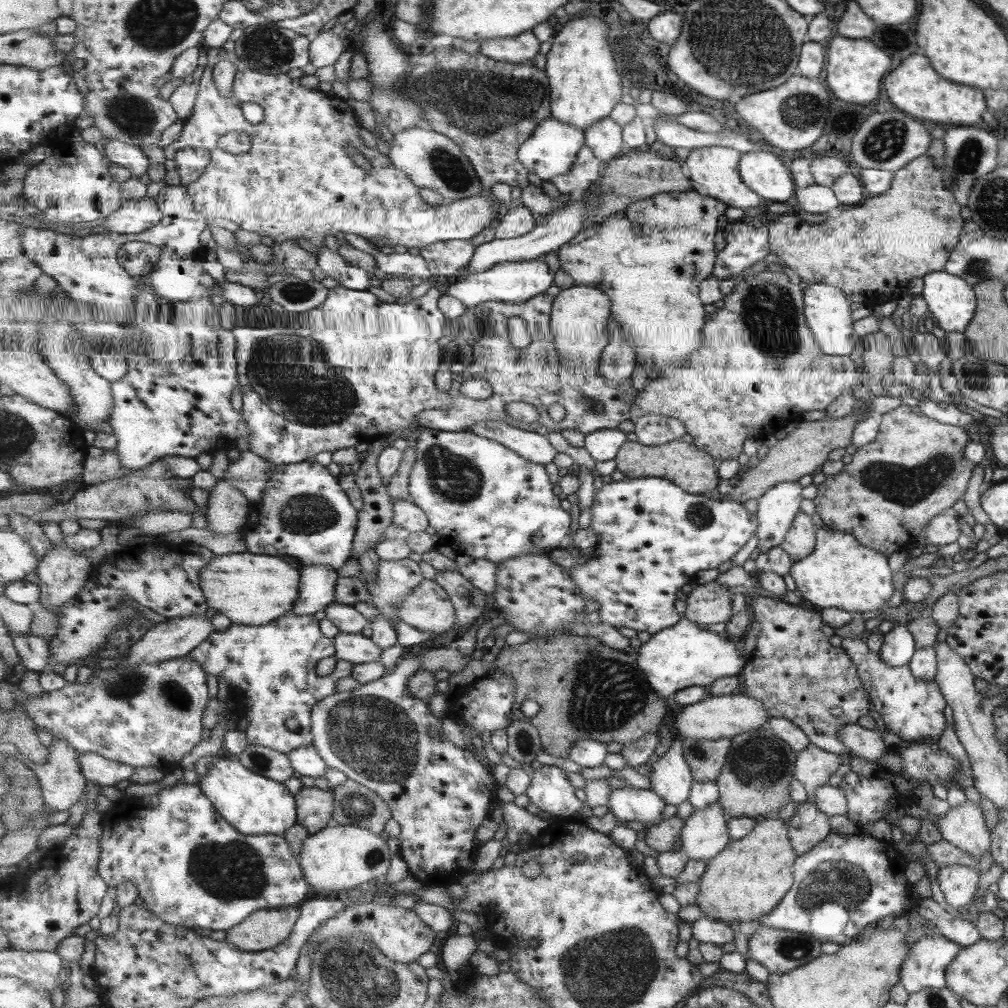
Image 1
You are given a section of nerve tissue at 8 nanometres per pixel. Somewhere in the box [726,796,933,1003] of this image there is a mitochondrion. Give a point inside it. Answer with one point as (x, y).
(839, 884)

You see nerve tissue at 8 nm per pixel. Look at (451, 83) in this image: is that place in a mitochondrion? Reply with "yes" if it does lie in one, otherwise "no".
yes

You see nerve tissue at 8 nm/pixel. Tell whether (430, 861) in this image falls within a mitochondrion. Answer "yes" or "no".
no

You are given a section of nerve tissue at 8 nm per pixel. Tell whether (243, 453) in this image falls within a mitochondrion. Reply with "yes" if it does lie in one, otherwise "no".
no

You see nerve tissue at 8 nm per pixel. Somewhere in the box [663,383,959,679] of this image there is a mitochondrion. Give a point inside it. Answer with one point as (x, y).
(906, 486)

